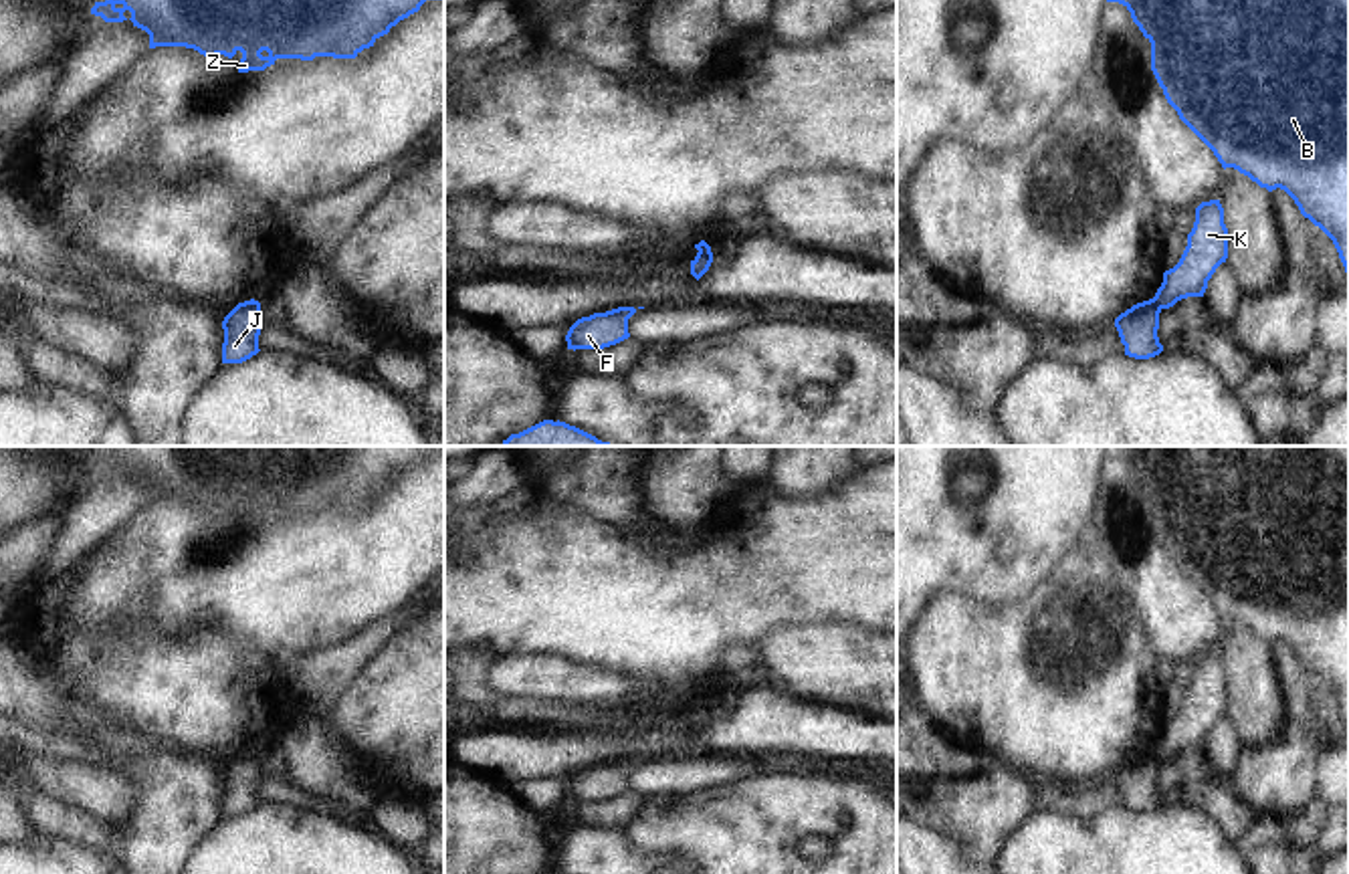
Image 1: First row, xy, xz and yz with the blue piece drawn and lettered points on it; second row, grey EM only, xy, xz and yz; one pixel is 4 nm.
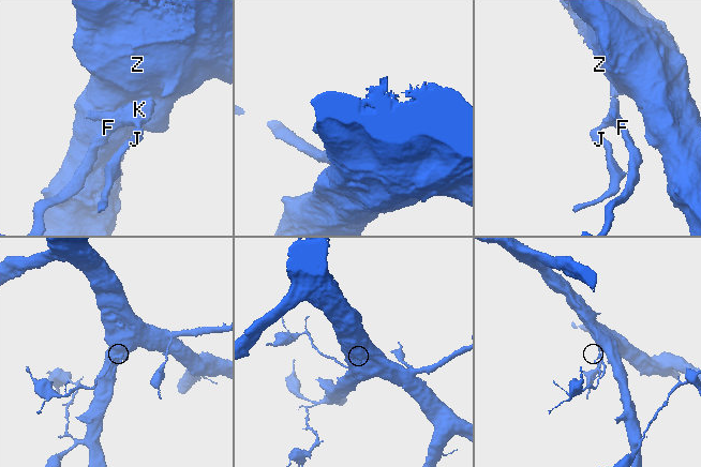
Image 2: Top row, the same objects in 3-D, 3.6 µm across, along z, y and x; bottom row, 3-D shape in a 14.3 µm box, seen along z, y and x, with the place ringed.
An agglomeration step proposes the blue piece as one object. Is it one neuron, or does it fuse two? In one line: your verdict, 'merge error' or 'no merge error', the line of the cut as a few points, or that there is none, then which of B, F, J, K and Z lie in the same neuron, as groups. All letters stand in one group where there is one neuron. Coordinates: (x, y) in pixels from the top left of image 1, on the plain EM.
merge error | yz (1152, 751), (1160, 761) | B F K Z / J

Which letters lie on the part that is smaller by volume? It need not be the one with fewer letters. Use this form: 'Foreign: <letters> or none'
Foreign: J

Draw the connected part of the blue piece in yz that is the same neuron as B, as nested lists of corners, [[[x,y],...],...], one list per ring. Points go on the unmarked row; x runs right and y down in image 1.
[[[1105,446],[1119,454],[1151,495],[1151,523],[1179,571],[1214,604],[1222,620],[1234,620],[1268,644],[1284,642],[1301,666],[1335,696],[1349,729],[1349,446]]]

